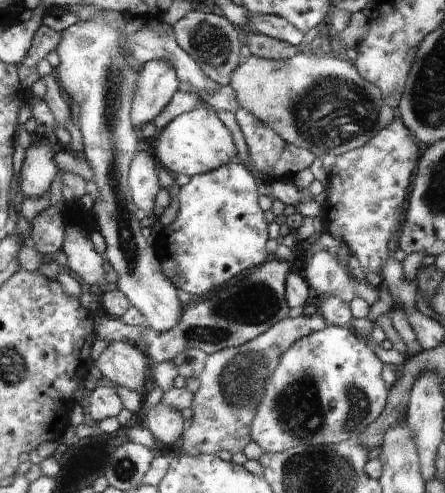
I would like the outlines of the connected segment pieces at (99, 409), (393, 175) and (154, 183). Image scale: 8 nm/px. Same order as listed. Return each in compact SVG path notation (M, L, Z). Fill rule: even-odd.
M100 385L91 391L82 402L85 412L95 422L104 418L116 417L124 408L118 392L114 386Z
M396 120L380 130L368 144L337 156L336 163L329 172L328 196L326 202L320 205L320 214L316 219L319 232L330 232L334 236L340 236L348 244L352 254L358 258L360 270L368 284L375 286L382 282L380 270L384 270L384 262L388 262L388 242L400 230L406 190L410 186L410 174L414 172L418 158L420 152L412 134L408 132L408 127L402 126L402 122Z
M150 149L138 152L128 170L128 186L131 188L131 198L146 216L152 214L156 196L160 192L160 180L156 174L154 158Z

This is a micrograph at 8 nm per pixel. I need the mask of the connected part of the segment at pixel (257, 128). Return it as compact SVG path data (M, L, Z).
M238 106L238 108L234 110L234 113L238 126L241 128L242 134L244 135L246 146L248 146L252 164L254 164L252 170L258 172L264 182L270 183L271 179L293 177L300 171L308 169L312 162L314 162L316 156L312 154L311 150L306 150L304 147L292 146L291 143L280 138L279 134L270 130L262 120L255 114L252 114L252 111L244 110L244 108Z

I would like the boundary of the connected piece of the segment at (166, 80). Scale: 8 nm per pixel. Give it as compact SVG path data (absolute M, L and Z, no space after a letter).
M153 60L141 65L135 104L132 105L132 124L136 130L153 122L168 106L180 84L174 67L168 60Z

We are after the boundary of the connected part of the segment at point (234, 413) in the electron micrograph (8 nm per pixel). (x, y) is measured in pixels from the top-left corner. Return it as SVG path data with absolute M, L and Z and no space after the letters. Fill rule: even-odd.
M319 312L311 316L288 316L250 342L208 355L206 368L198 377L200 388L192 397L192 424L184 429L176 449L190 455L215 455L223 450L232 454L243 452L251 441L250 422L254 420L256 408L264 396L268 381L278 368L280 357L300 338L324 330L327 325Z

